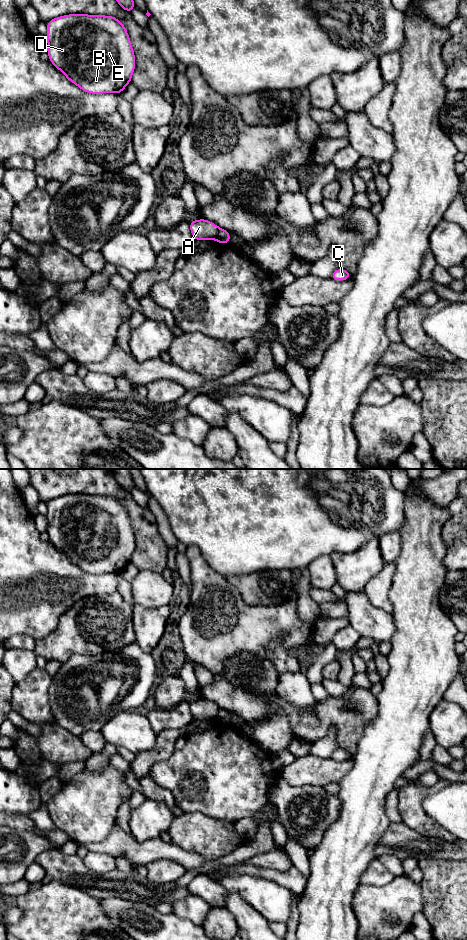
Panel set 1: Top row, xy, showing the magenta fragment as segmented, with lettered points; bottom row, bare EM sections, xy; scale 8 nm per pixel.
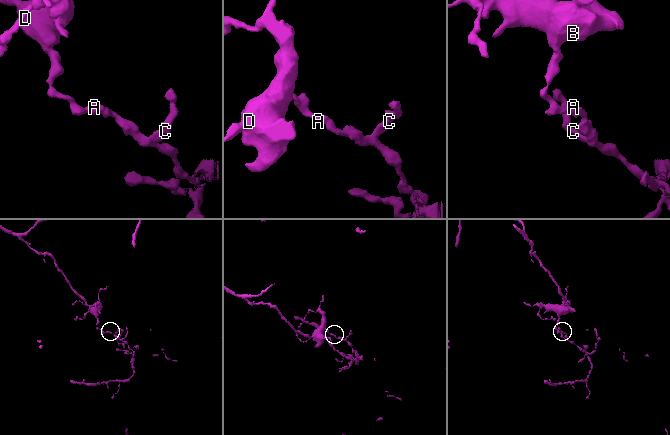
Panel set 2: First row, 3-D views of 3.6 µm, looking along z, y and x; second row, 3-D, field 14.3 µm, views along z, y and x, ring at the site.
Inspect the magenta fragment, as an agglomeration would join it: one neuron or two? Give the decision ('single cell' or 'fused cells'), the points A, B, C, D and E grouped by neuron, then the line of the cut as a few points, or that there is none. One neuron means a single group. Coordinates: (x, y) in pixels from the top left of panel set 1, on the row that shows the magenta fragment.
fused cells; A B D E / C; cut in xy along (220, 228), (214, 239)

